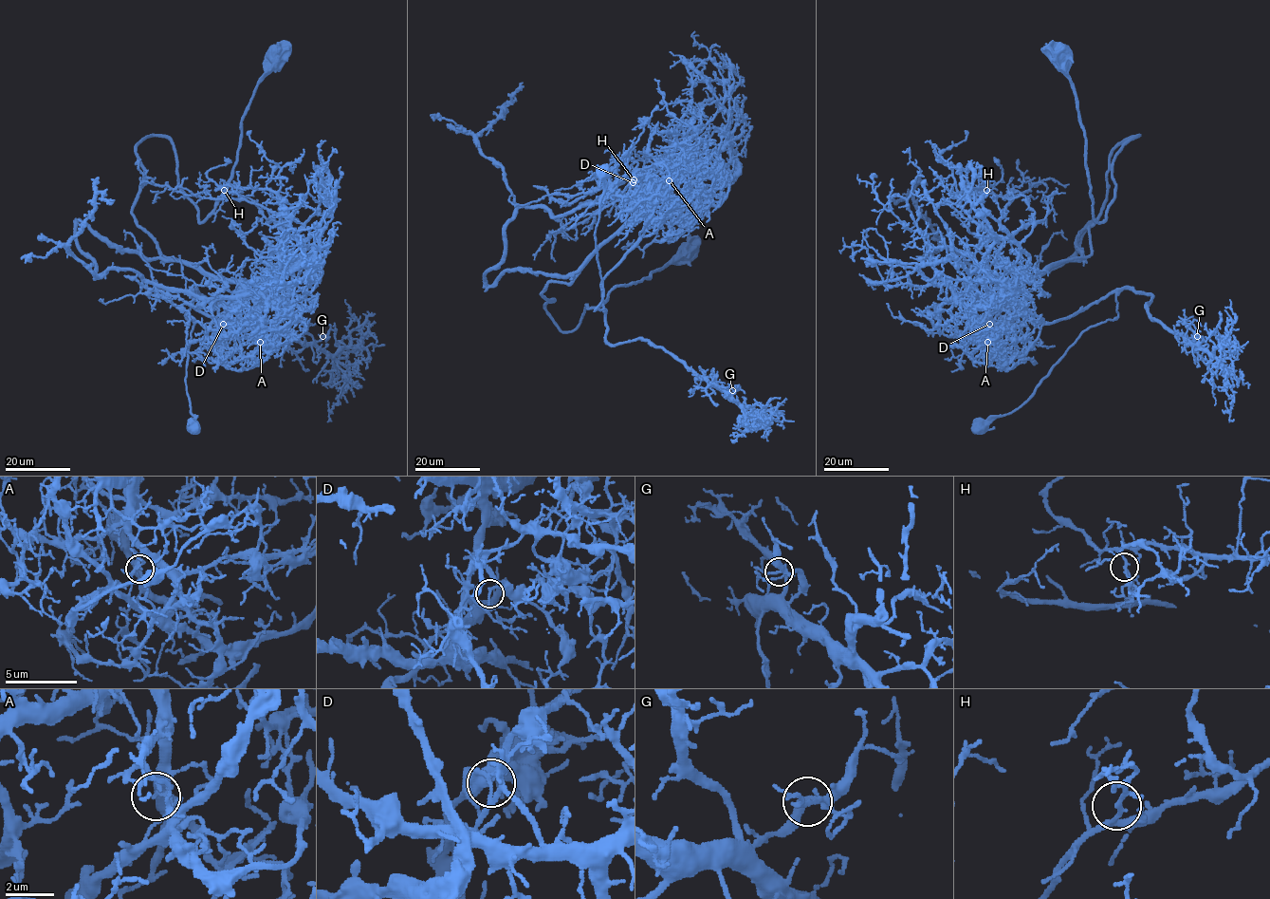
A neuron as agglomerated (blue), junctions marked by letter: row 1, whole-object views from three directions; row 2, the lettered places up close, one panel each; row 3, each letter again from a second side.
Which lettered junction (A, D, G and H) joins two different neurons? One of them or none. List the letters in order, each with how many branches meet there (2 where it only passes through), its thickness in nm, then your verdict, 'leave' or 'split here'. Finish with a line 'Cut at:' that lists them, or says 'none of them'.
A: 2 branches meet; 130 nm thick; leave
D: 2 branches meet; 150 nm thick; split here
G: 2 branches meet; 160 nm thick; leave
H: 2 branches meet; 160 nm thick; leave
Cut at: D

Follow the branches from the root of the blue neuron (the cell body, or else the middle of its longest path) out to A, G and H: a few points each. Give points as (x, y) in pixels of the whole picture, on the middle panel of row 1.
A: (685, 248), (650, 277), (586, 305), (571, 330), (545, 309), (553, 299), (543, 288), (568, 284), (669, 180)
G: (685, 248), (571, 330), (545, 309), (543, 288), (645, 209), (600, 284), (606, 340), (648, 340), (732, 390)
H: (685, 248), (560, 329), (549, 282), (568, 284), (657, 196), (680, 220), (695, 205), (690, 153), (634, 179)

